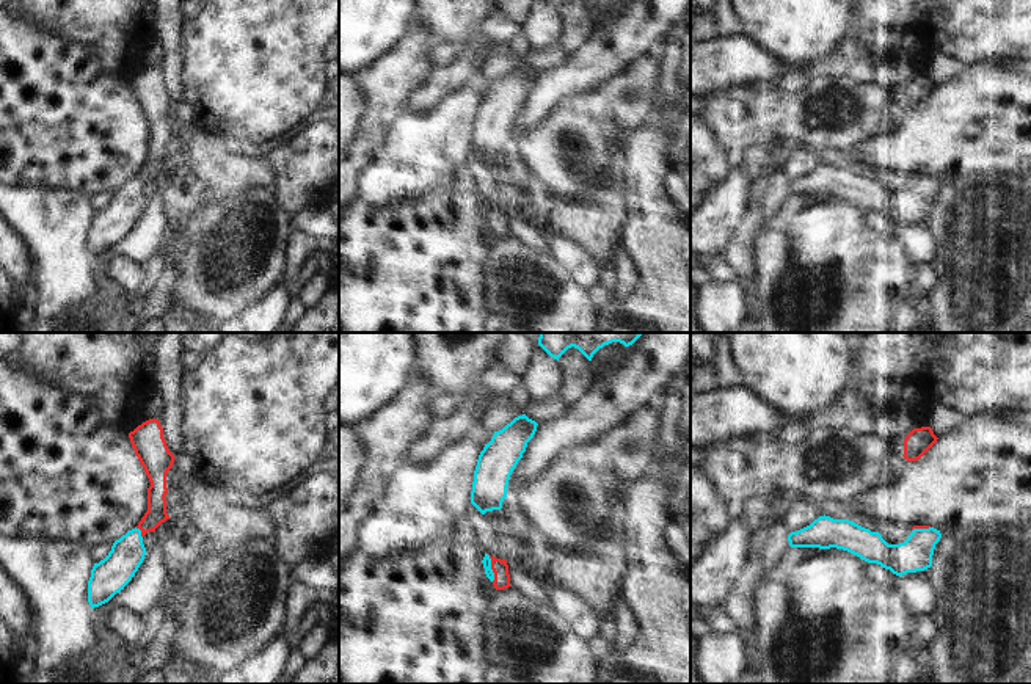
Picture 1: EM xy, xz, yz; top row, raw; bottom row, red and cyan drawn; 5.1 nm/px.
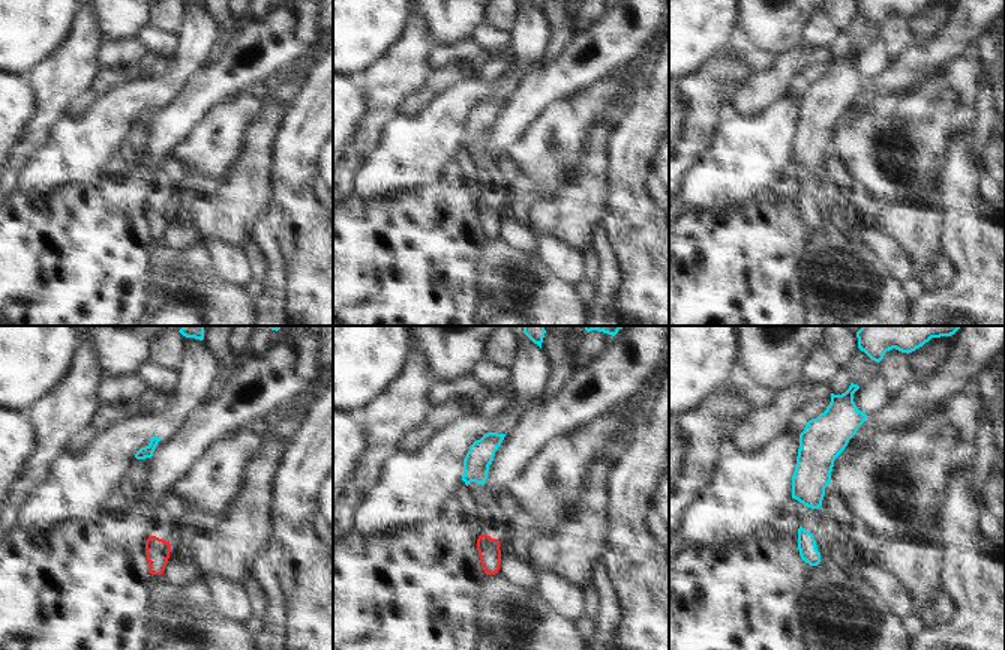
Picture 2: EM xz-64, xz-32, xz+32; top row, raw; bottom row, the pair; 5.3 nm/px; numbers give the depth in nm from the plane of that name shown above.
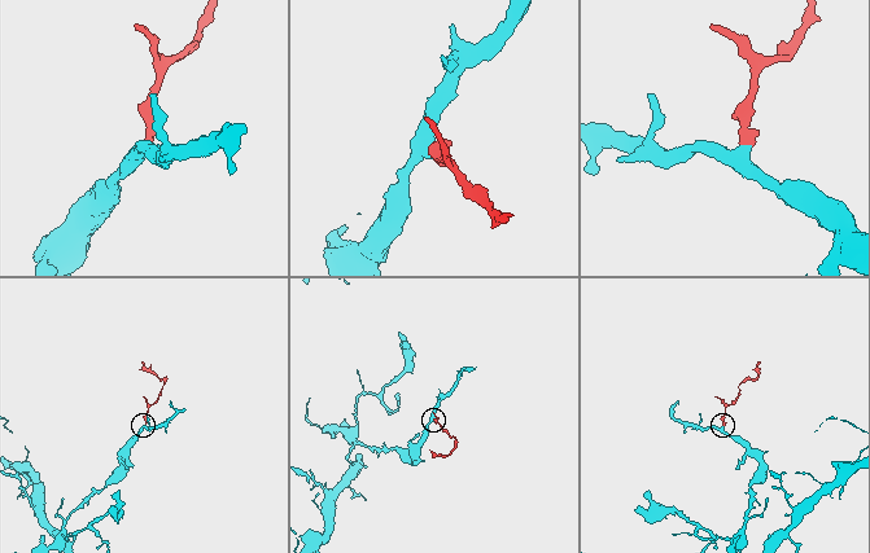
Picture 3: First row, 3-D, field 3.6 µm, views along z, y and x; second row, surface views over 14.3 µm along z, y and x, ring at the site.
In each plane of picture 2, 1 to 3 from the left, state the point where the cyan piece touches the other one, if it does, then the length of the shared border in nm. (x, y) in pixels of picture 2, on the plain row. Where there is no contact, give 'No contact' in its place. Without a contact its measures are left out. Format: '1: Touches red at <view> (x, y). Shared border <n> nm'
1: No contact
2: No contact
3: Touches red at xz+32 (816, 210). Shared border 40 nm

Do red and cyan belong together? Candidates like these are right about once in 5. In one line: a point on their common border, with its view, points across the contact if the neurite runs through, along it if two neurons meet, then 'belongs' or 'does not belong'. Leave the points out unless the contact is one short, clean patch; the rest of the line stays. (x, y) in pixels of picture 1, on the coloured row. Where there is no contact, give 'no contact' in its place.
xz (491, 568) | across xz (499, 567), (491, 568), (487, 562) | belongs

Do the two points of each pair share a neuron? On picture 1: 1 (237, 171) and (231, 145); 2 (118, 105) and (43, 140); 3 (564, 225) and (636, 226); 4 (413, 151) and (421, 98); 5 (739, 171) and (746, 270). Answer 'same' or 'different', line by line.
1: different
2: same
3: different
4: different
5: different

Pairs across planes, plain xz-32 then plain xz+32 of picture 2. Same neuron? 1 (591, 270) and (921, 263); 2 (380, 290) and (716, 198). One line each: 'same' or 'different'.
1: different
2: different

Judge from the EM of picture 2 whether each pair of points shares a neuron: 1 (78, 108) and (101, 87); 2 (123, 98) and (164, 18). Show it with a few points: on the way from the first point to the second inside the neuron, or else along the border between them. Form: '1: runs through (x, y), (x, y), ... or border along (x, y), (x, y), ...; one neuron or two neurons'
1: runs through (84, 102), (95, 92); one neuron
2: border along (185, 15), (174, 33); two neurons

